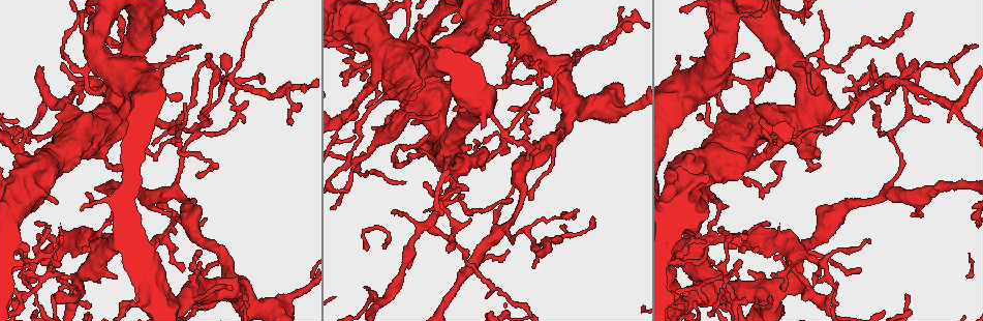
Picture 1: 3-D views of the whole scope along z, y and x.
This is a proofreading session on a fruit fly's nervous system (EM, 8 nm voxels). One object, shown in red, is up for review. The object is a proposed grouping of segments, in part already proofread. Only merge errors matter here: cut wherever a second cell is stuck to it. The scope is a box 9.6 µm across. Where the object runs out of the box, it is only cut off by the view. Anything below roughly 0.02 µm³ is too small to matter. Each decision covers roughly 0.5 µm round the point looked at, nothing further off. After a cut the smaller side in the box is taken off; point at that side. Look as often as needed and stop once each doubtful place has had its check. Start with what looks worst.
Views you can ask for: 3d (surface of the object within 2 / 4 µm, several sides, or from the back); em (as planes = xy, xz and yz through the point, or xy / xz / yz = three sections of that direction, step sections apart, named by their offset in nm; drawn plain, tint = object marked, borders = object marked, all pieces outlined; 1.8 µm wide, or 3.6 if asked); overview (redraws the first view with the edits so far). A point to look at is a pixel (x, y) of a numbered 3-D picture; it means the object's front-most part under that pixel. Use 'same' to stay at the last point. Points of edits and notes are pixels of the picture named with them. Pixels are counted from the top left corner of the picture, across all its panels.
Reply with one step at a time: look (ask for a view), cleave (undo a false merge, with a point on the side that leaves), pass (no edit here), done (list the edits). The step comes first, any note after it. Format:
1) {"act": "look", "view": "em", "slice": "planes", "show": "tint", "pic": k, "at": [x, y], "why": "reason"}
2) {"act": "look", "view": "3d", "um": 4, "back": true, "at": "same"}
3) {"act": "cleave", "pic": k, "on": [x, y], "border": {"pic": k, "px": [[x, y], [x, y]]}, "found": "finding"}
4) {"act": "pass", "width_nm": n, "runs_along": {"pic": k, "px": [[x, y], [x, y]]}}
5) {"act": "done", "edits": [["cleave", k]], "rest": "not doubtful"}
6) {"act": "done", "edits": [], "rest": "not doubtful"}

{"act": "look", "view": "3d", "um": 2, "pic": 1, "at": [49, 271], "why": "two arms at a narrow angle"}

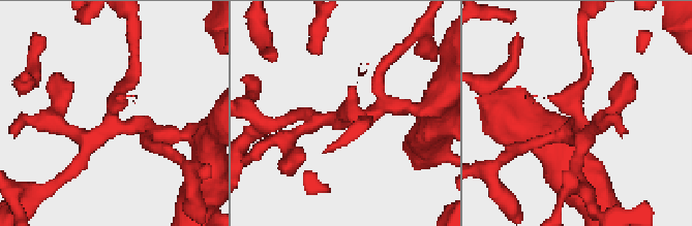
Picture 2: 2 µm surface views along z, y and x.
{"act": "look", "view": "em", "slice": "xy", "step": 4, "show": "tint", "pic": 2, "at": [351, 111]}

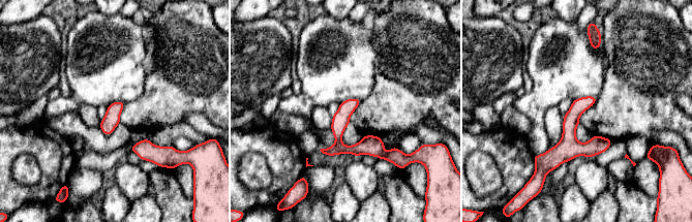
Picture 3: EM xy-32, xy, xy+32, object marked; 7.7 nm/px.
{"act": "pass", "found": "all the same cell"}

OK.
{"act": "look", "view": "3d", "um": 4, "pic": 1, "at": [750, 134], "why": "thick turns thin"}

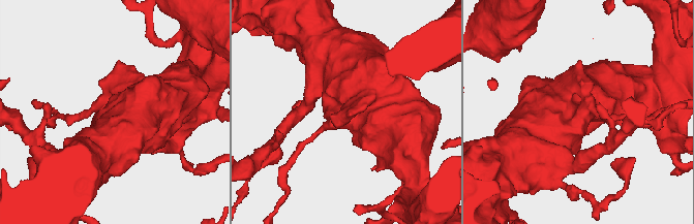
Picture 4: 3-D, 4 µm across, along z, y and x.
{"act": "look", "view": "em", "um": 3.6, "slice": "yz", "step": 16, "show": "tint", "pic": 4, "at": [580, 113]}

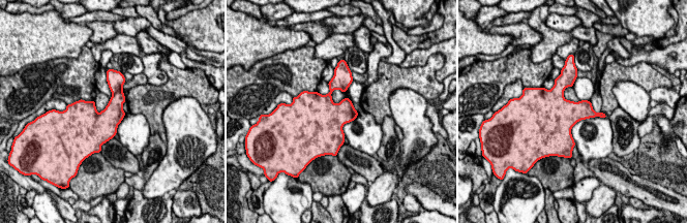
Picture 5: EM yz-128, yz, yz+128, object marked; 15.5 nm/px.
{"act": "pass", "found": "continuous, no second cell"}

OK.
{"act": "look", "view": "em", "um": 3.6, "slice": "planes", "show": "tint", "pic": 1, "at": [185, 302], "why": "sudden change in width"}

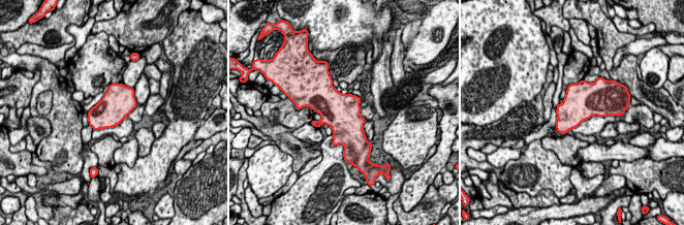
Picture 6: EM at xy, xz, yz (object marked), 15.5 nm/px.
{"act": "pass", "found": "one cell here"}

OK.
{"act": "look", "view": "3d", "um": 4, "pic": 1, "at": [122, 110]}

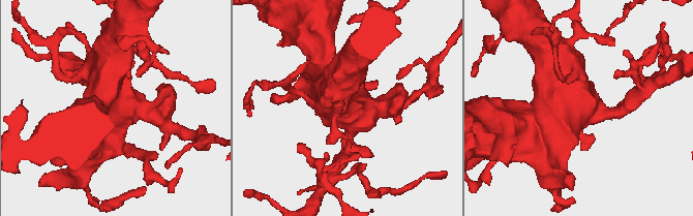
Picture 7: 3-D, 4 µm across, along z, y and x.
{"act": "look", "view": "em", "um": 3.6, "slice": "planes", "show": "plain", "pic": 7, "at": [111, 113]}

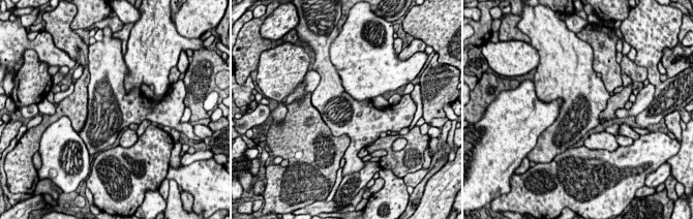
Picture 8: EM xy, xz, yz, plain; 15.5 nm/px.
{"act": "look", "view": "em", "um": 3.6, "slice": "planes", "show": "tint", "at": "same"}

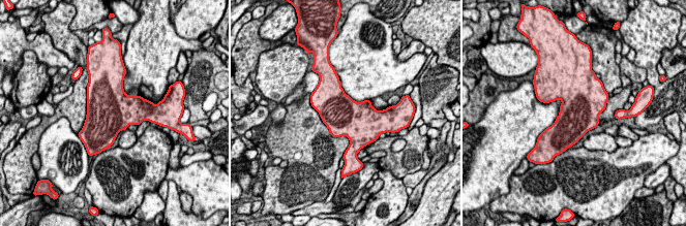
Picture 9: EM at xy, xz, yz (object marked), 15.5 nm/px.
{"act": "pass", "width_nm": 600, "found": "one cell here"}

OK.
{"act": "look", "view": "em", "slice": "xz", "step": 8, "show": "plain", "pic": 1, "at": [74, 246], "why": "three-way junction"}

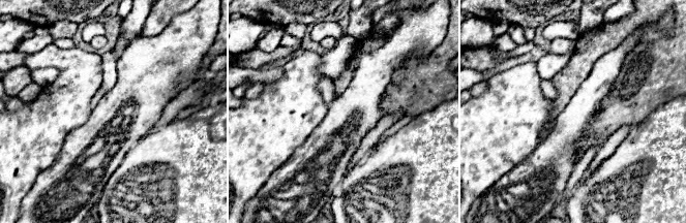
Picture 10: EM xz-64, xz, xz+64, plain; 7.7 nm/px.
{"act": "look", "view": "em", "slice": "xz", "step": 8, "show": "tint", "at": "same"}

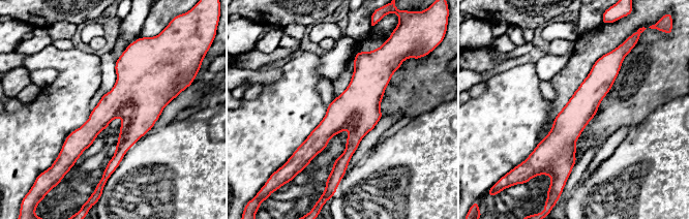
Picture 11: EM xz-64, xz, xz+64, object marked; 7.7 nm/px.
{"act": "pass", "width_nm": 240, "runs_along": {"pic": 11, "px": [[364, 54], [358, 130], [337, 174]]}, "found": "one cell here"}

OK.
{"act": "done", "edits": [], "rest": "not doubtful"}

